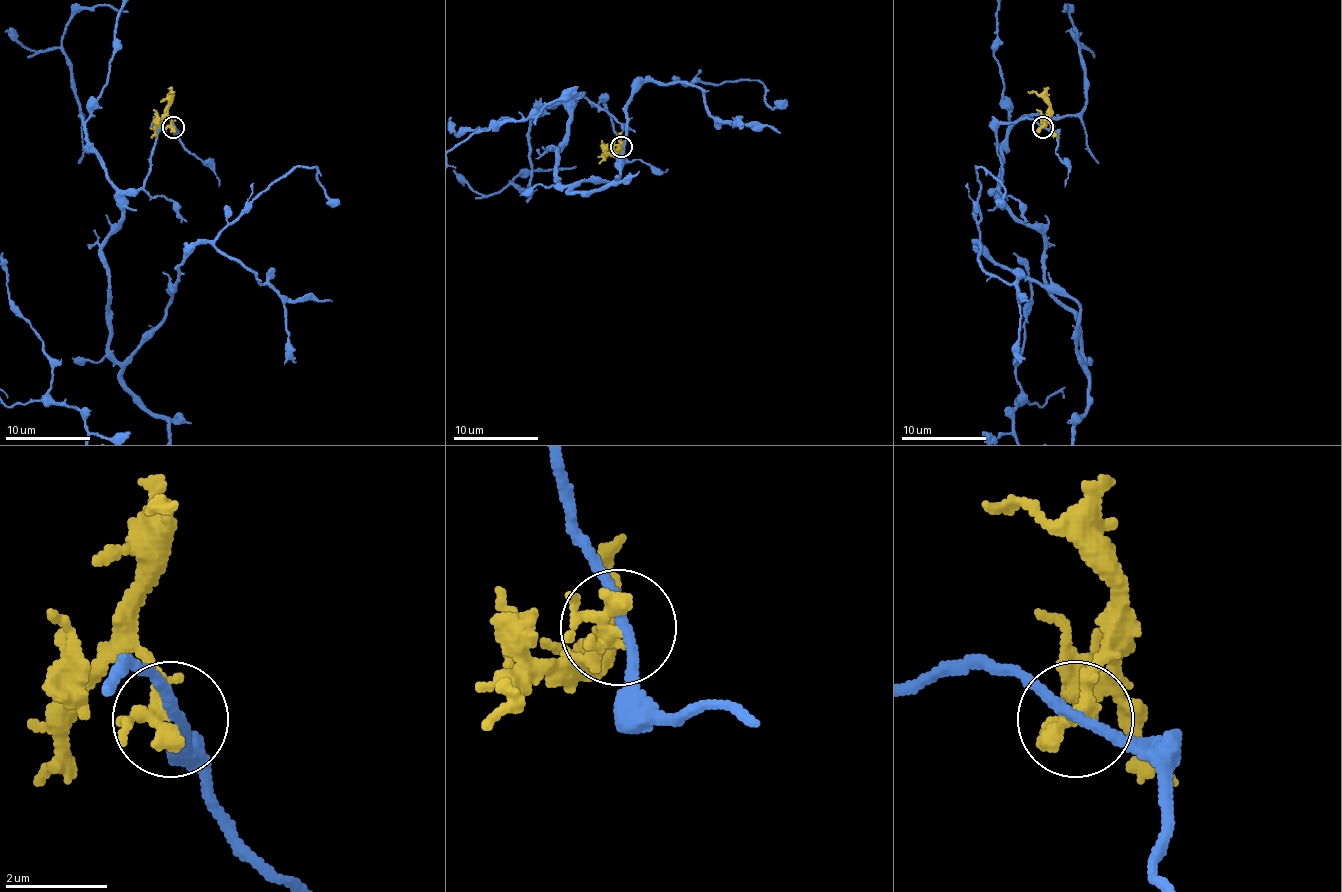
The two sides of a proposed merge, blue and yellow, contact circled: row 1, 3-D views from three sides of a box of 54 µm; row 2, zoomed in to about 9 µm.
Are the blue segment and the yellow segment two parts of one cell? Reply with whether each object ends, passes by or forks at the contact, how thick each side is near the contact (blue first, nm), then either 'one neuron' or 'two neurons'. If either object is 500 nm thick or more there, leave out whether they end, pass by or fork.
blue passes by; yellow passes by; 200 nm thick on the blue side, 280 nm on the other; two neurons

